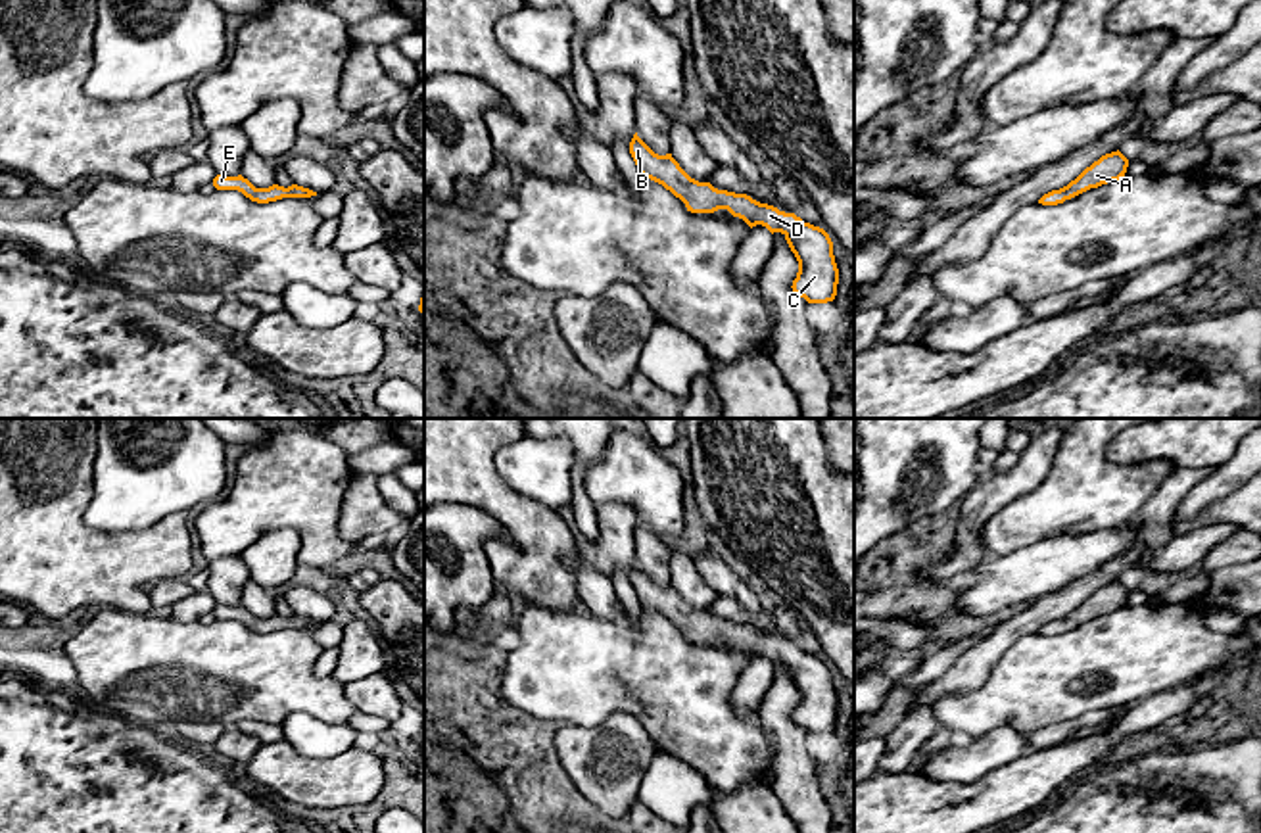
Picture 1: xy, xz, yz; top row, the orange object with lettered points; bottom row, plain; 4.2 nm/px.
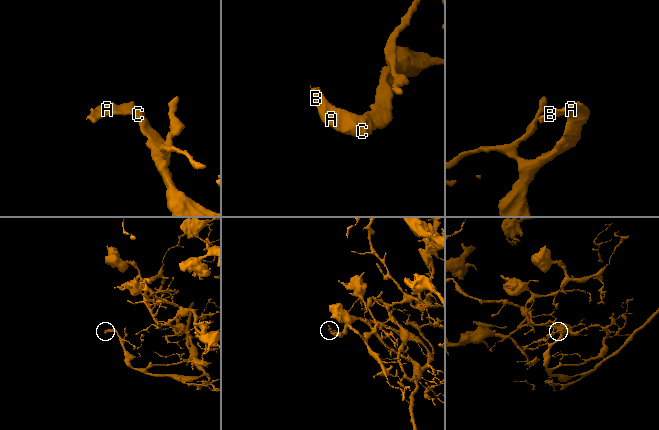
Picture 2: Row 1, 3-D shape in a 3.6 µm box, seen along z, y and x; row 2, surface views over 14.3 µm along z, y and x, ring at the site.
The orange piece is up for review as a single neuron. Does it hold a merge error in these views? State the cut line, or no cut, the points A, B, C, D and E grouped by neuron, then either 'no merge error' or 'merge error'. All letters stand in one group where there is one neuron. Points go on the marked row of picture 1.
no cut; A B C D E; no merge error

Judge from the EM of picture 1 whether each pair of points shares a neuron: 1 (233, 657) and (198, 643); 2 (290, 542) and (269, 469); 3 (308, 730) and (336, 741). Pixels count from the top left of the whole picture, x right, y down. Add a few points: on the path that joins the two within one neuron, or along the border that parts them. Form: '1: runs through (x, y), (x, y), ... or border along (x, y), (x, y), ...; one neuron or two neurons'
1: runs through (225, 657), (212, 657), (206, 651); one neuron
2: border along (302, 538), (288, 528), (273, 528), (246, 549); two neurons
3: runs through (315, 737), (329, 739); one neuron

